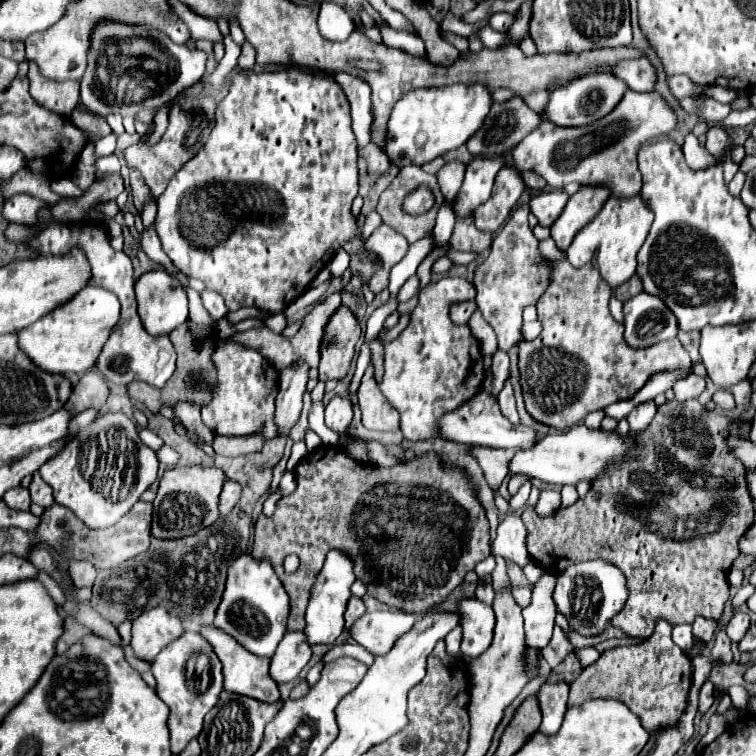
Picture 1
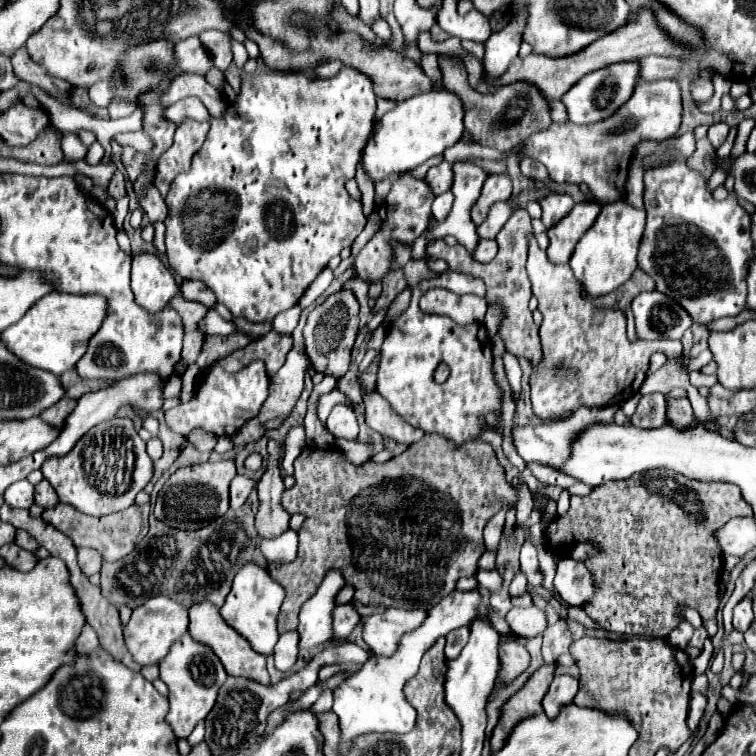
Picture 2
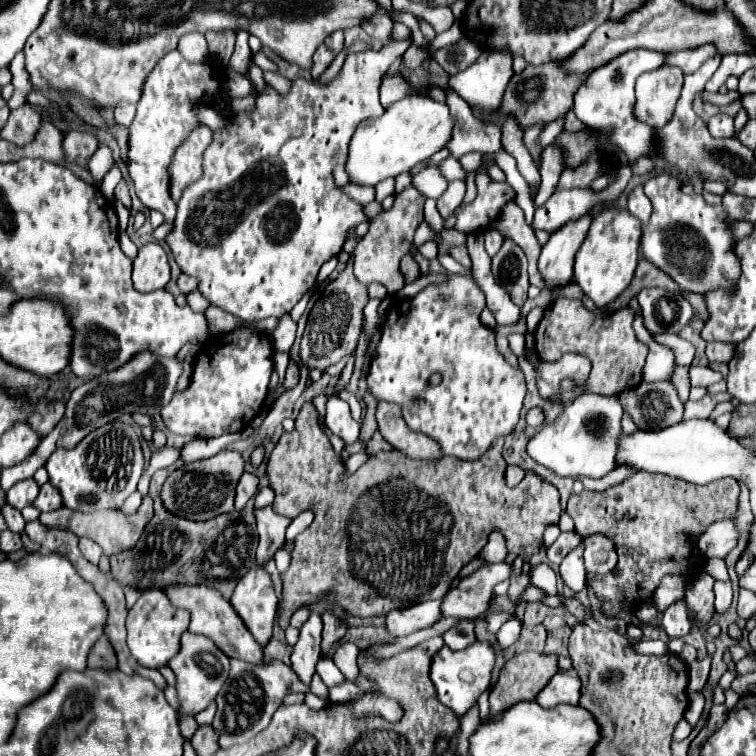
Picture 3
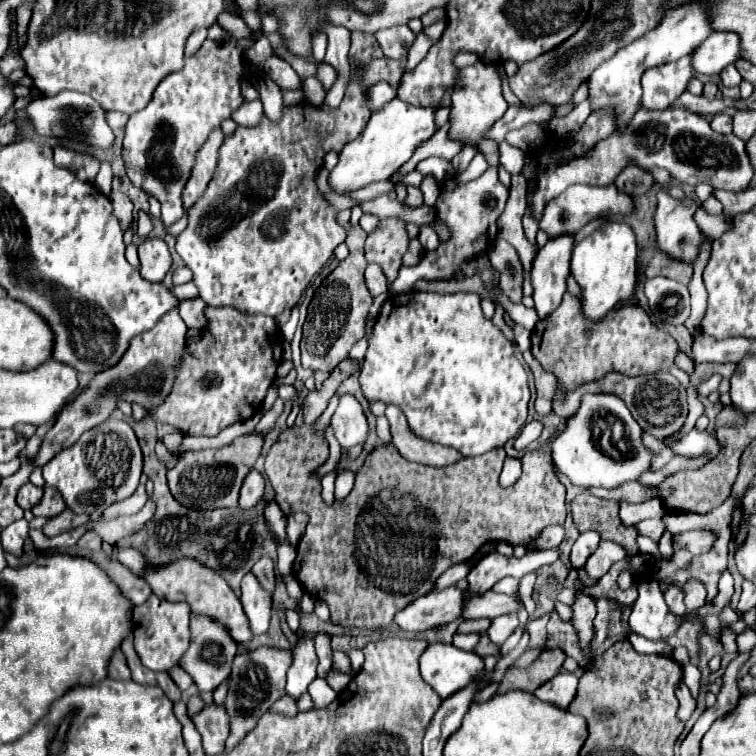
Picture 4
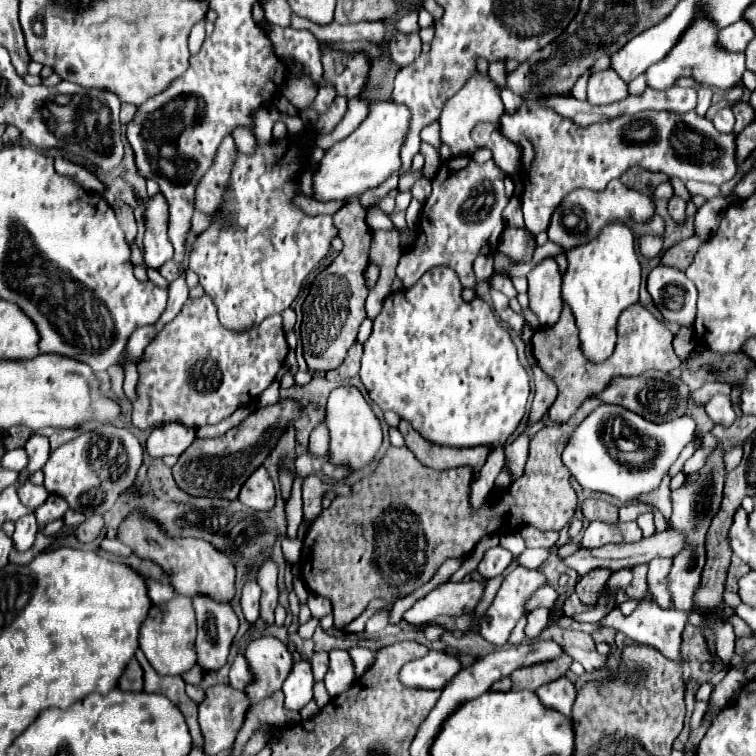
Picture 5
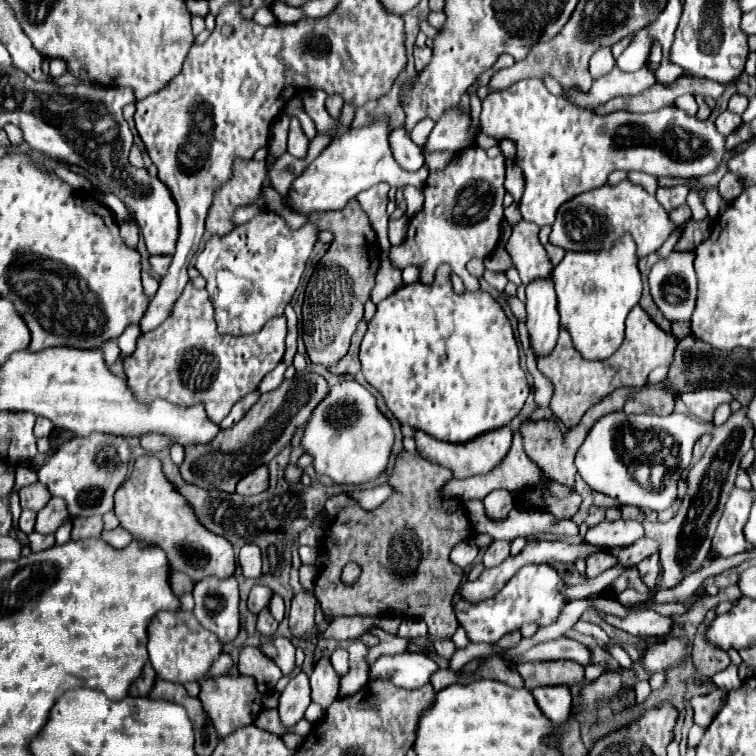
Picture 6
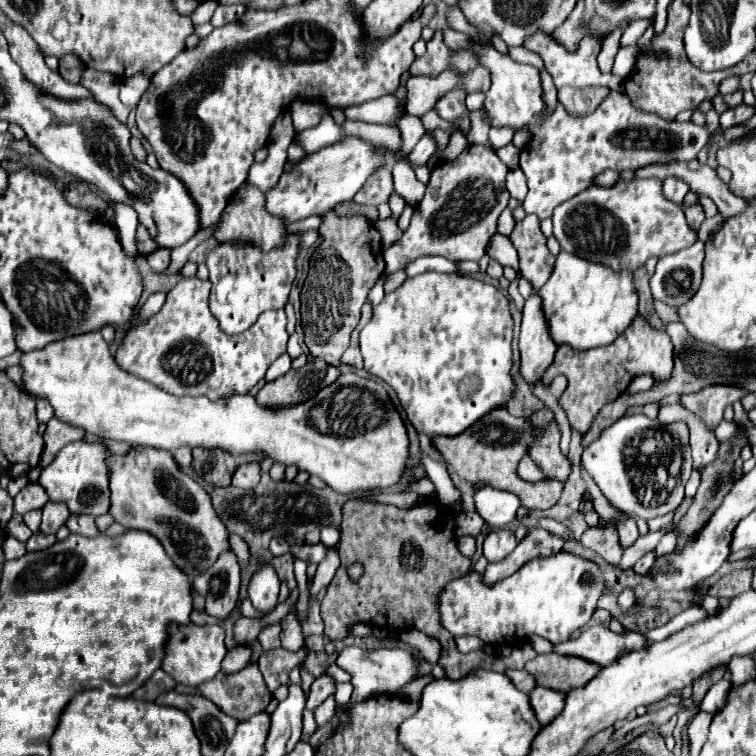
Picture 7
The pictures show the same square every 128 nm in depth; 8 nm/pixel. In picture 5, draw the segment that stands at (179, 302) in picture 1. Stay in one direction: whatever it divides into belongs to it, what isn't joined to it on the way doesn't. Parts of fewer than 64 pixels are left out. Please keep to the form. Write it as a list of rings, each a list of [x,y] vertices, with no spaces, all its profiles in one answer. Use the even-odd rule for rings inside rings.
[[[160,192],[146,200],[144,226],[144,262],[150,268],[160,268],[174,254],[172,242],[168,240],[168,204]]]

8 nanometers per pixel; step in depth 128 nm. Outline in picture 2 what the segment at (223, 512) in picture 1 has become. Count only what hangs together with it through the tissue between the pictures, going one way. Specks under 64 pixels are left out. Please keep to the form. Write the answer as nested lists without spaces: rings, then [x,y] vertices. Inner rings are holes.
[[[238,474],[230,484],[230,508],[238,510],[246,502],[246,498],[254,490],[254,486],[256,486],[256,480],[252,480],[250,476]]]

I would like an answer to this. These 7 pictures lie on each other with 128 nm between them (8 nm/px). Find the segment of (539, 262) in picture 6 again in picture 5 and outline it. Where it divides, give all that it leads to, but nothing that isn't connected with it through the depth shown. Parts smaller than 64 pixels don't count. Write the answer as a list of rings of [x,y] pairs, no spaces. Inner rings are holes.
[[[506,228],[500,236],[498,250],[508,254],[516,262],[530,262],[536,250],[534,234],[530,234],[526,228]]]

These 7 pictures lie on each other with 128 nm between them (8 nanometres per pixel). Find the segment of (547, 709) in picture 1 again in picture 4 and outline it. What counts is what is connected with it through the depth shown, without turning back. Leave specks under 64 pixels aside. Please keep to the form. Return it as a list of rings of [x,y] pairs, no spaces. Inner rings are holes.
[[[560,672],[558,676],[554,676],[546,684],[542,684],[534,694],[540,700],[566,710],[568,704],[574,700],[576,686],[578,686],[578,678],[572,672]]]

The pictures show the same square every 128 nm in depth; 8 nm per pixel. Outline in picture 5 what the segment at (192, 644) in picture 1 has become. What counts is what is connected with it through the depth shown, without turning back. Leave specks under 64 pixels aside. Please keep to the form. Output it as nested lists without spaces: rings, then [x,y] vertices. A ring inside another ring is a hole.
[[[196,596],[192,604],[198,620],[198,664],[208,674],[218,672],[226,664],[230,644],[238,632],[238,616],[232,604],[220,604],[212,596]]]

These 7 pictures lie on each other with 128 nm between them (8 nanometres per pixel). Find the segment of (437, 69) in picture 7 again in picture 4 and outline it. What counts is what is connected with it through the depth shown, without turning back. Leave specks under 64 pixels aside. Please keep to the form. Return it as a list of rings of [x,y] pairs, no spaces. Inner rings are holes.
[[[392,26],[392,28],[376,32],[374,36],[380,42],[386,58],[392,58],[392,60],[406,58],[410,46],[416,40],[416,34],[408,26]]]

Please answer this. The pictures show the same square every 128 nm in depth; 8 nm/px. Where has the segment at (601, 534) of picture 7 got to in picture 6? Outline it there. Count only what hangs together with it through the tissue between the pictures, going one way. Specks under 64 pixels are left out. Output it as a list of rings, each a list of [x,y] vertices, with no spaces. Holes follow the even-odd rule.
[[[600,550],[600,552],[596,552],[586,560],[586,574],[588,574],[588,578],[594,578],[600,572],[612,568],[614,564],[616,564],[616,556],[612,556],[606,550]]]

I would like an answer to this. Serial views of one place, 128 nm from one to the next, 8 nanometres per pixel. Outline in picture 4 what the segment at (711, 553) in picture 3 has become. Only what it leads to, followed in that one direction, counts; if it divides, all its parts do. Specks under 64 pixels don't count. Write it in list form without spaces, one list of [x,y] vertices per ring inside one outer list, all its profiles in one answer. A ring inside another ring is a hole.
[[[684,532],[684,534],[674,534],[672,536],[672,548],[674,550],[688,550],[690,554],[704,554],[710,550],[714,544],[714,536],[710,532]]]

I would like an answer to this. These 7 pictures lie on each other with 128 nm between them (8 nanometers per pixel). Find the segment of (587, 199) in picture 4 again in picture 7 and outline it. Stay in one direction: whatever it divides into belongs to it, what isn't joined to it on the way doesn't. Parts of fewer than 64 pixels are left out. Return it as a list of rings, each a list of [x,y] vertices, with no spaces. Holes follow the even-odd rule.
[[[618,180],[614,186],[592,186],[576,198],[560,204],[552,216],[554,236],[564,252],[604,264],[614,272],[634,272],[648,258],[662,258],[692,246],[698,236],[688,228],[684,212],[678,204],[664,200],[662,180]]]

